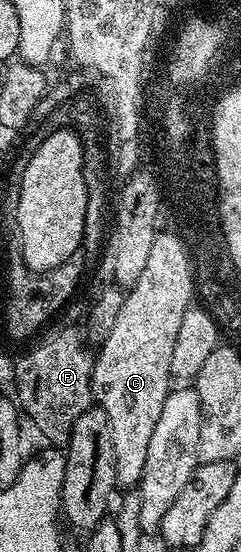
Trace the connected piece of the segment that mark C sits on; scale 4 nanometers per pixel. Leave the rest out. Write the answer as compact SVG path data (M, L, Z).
M158 232L151 246L151 255L139 279L127 289L115 325L96 350L93 362L93 399L109 420L111 447L115 451L115 475L121 487L136 486L143 475L143 463L147 463L147 446L151 444L151 431L155 431L155 423L159 423L159 414L163 411L163 403L171 388L171 354L175 339L179 335L183 315L195 301L193 258L189 256L189 248L184 240L176 232L173 233Z

